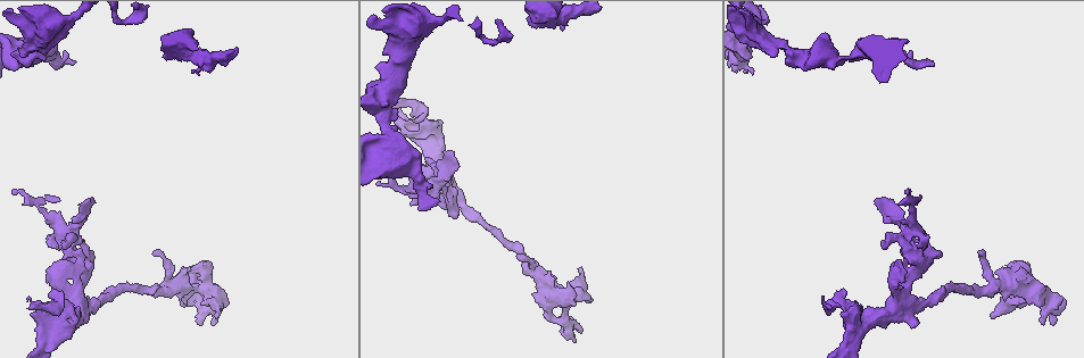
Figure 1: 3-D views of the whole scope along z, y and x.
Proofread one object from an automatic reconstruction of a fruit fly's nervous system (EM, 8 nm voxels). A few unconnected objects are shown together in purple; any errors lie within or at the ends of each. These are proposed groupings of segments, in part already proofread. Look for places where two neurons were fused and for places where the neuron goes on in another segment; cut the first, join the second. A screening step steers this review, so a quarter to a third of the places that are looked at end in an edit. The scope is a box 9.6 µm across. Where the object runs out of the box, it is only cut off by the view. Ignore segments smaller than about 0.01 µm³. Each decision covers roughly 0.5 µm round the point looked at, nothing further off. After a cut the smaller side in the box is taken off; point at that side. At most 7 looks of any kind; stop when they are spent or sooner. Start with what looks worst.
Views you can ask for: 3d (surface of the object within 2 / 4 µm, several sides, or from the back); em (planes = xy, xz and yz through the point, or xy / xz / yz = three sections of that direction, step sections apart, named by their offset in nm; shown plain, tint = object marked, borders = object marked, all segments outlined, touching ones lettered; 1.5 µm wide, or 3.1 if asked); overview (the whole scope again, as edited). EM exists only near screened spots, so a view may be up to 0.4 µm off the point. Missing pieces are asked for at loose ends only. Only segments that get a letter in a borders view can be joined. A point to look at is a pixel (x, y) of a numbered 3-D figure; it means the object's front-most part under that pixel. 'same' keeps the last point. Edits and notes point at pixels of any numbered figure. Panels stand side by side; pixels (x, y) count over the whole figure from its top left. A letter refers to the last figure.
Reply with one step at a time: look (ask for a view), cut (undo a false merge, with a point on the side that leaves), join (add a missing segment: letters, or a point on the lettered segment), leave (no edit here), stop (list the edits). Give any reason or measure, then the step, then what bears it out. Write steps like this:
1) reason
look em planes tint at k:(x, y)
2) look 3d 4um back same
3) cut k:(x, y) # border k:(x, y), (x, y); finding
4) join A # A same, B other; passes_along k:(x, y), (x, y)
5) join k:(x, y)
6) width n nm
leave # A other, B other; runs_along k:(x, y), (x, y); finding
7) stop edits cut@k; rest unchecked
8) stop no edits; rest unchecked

calibre changes
look 3d 4um at 1:(910, 207)

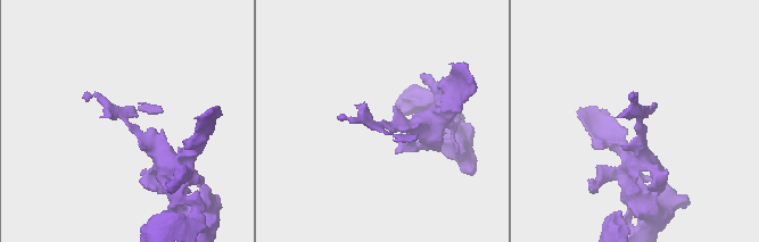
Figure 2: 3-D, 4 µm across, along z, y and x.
look em planes tint at 2:(122, 118)

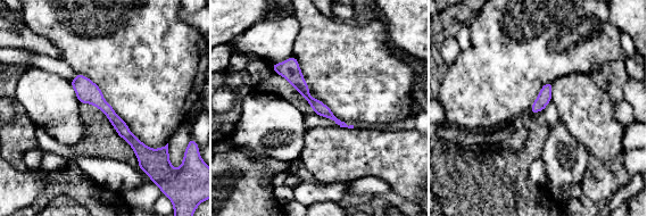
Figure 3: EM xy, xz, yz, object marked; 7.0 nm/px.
what lies round it
look em planes borders same

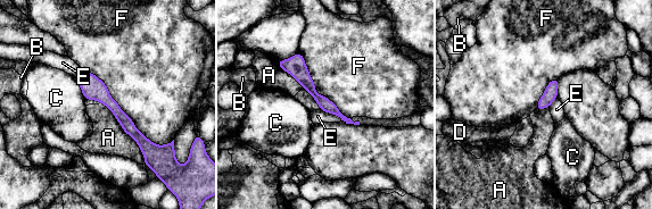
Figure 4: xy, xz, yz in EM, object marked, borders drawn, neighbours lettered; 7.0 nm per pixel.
width 90 nm
leave # A other, B other, C other, D other, E other, F other; continuous, no second neuron

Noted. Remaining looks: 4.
branch stops here
look em xy step 8 borders at 1:(941, 257)

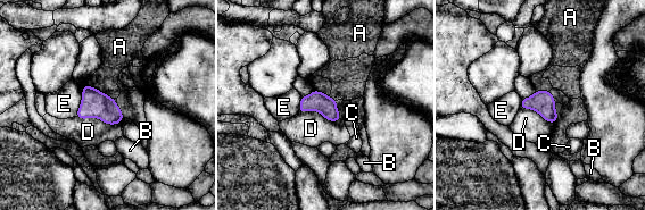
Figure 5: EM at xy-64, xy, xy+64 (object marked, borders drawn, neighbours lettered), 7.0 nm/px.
leave # A other, B other, C other, D other, E other; border 5:(76, 116), (121, 123); no lettered segment goes on from it

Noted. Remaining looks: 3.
branch point
look 3d 4um at 1:(994, 287)

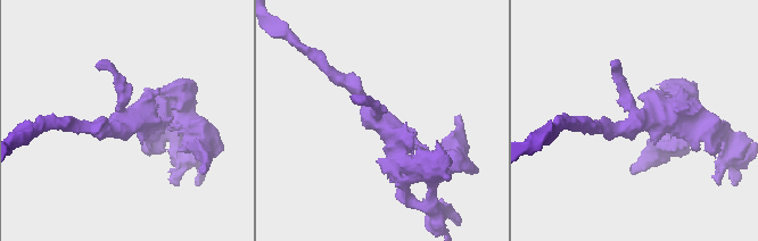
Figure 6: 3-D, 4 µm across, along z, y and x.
now the EM
look em planes plain at 6:(380, 119)

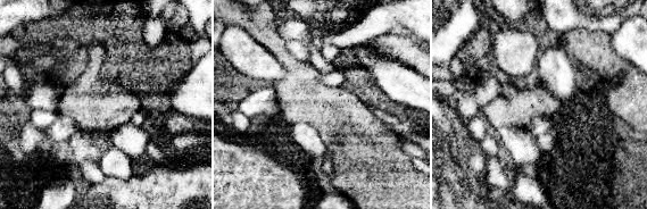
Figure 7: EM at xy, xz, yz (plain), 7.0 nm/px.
look em planes borders same

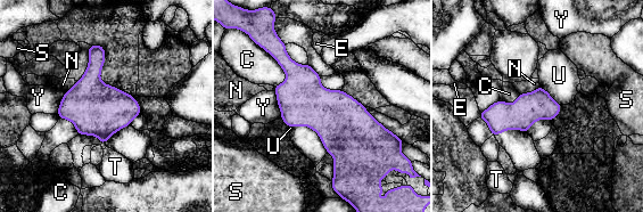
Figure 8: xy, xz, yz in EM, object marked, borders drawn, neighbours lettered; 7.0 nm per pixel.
leave # C other, E other, N other, S other, T other, U other, Y other; border 8:(540, 86), (561, 105); one neuron here

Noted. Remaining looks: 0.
stop no edits; rest unchecked

